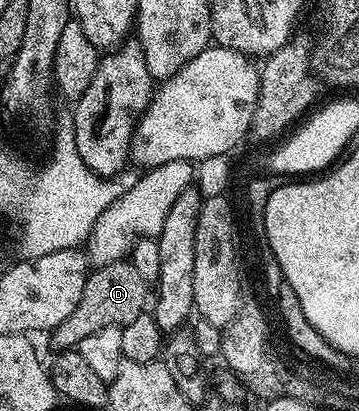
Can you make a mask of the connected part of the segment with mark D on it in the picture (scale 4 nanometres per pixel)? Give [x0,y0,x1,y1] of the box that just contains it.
[51,259,146,349]

